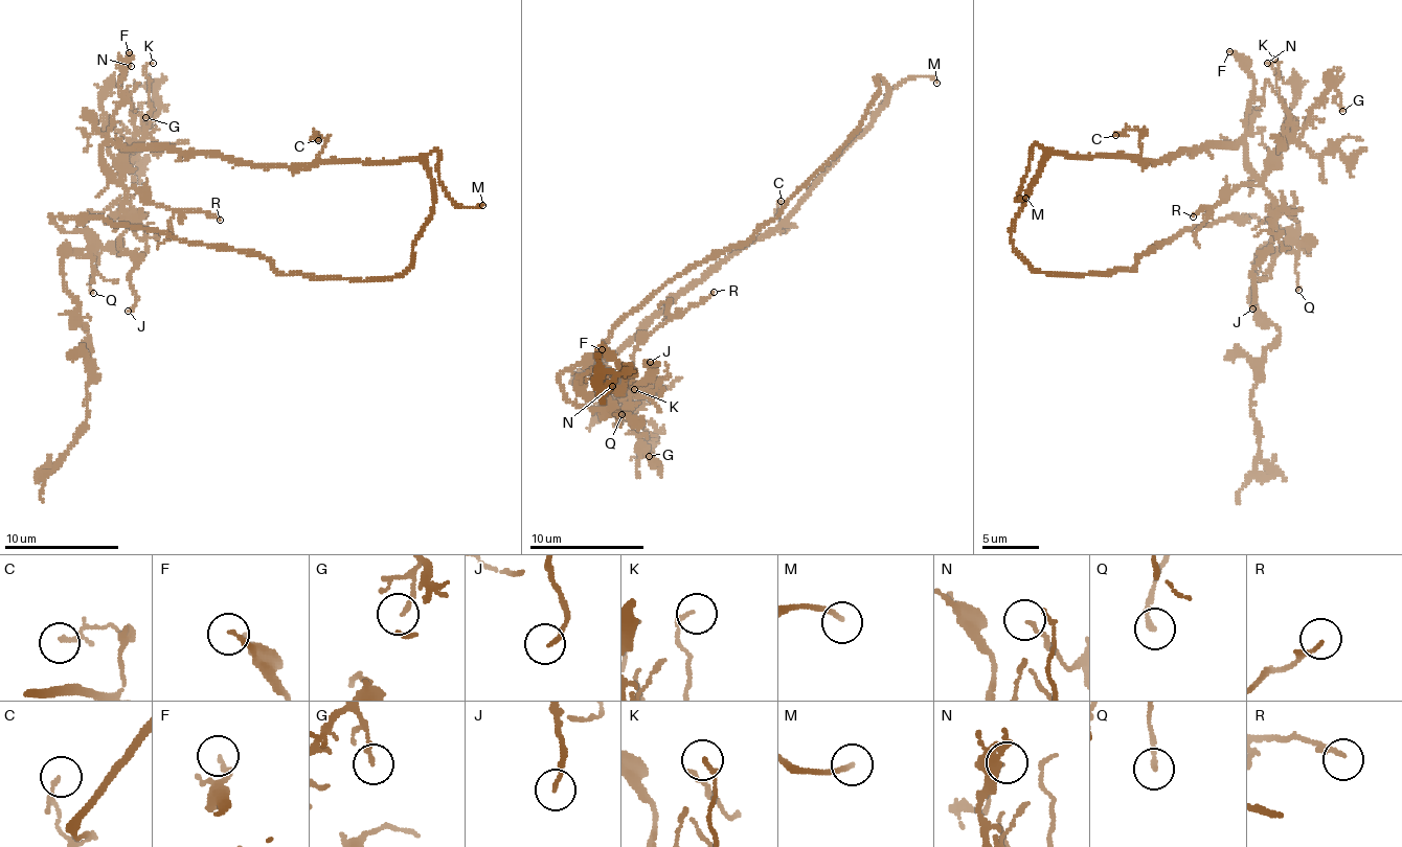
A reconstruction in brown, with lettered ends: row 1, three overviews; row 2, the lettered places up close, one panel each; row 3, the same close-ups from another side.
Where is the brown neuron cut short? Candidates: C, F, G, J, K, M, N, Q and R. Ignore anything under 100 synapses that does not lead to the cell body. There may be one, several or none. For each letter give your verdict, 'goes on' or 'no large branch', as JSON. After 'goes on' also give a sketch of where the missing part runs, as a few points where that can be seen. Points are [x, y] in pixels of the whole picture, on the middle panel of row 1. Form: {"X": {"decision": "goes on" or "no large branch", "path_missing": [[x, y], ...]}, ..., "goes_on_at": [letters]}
{"C": {"decision": "no large branch"}, "F": {"decision": "no large branch"}, "G": {"decision": "no large branch"}, "J": {"decision": "no large branch"}, "K": {"decision": "no large branch"}, "M": {"decision": "goes on"}, "N": {"decision": "no large branch"}, "Q": {"decision": "no large branch"}, "R": {"decision": "no large branch"}, "goes_on_at": ["M"]}

